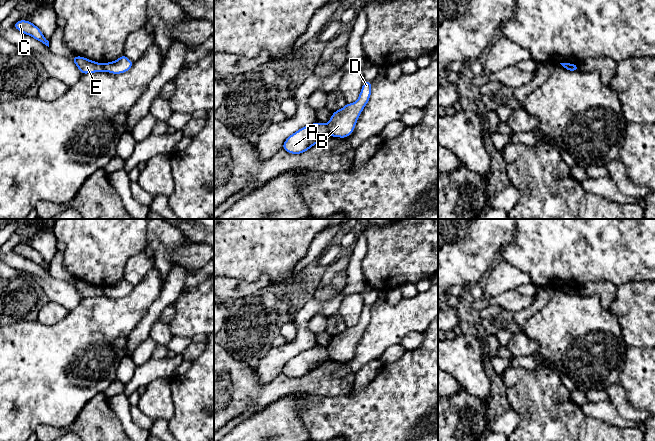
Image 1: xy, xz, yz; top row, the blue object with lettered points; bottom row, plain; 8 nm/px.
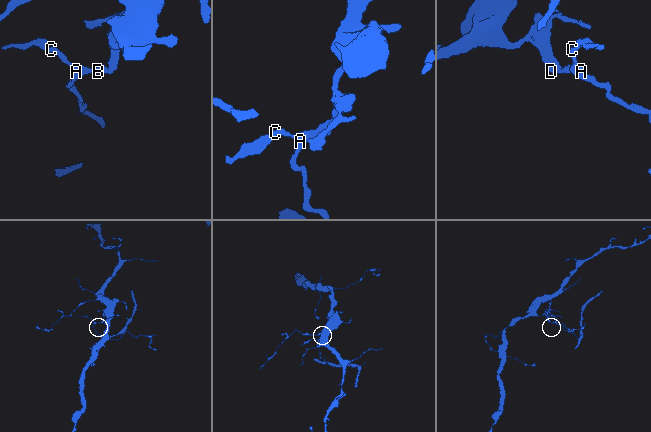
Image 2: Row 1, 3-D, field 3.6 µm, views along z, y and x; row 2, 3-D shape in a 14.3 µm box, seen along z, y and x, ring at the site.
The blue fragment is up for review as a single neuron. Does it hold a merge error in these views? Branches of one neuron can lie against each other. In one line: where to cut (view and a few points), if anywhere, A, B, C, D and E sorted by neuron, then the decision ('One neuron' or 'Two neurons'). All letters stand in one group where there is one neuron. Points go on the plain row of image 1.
Split along xz (326, 348), (329, 359). Groups: A C E / B D. Two neurons

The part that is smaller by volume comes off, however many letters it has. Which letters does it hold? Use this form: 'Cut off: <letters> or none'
Cut off: A, C, E

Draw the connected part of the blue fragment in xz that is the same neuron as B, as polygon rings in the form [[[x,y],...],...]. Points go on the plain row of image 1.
[[[364,306],[356,326],[347,327],[342,333],[332,337],[327,347],[329,360],[346,362],[353,357],[357,344],[370,323],[371,310],[372,306]]]

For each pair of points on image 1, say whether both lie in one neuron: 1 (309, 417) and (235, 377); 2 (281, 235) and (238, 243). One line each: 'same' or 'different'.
1: different
2: same

